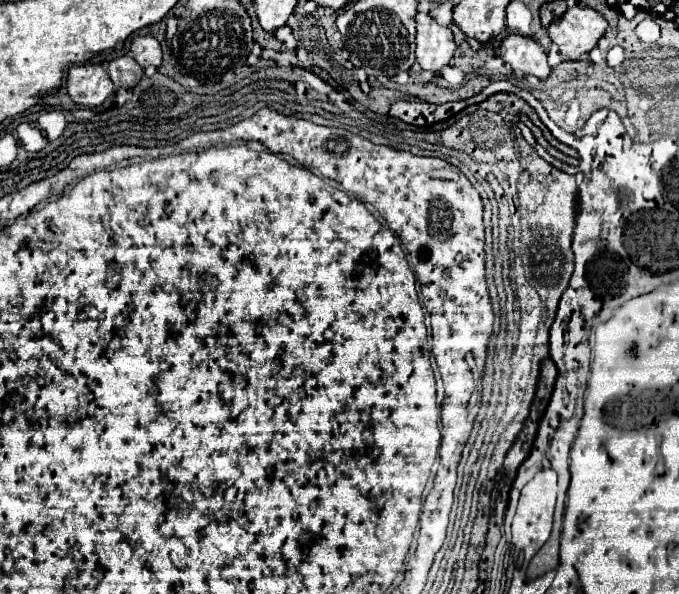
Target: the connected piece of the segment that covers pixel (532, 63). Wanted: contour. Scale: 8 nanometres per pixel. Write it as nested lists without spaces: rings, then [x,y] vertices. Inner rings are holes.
[[[508,35],[500,45],[500,57],[514,71],[522,71],[524,75],[534,75],[544,81],[550,75],[550,65],[546,59],[546,51],[540,43],[524,35]]]

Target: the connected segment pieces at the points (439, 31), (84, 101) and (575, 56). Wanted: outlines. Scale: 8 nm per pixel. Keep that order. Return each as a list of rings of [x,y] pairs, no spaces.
[[[416,15],[416,59],[422,69],[438,73],[446,67],[456,51],[454,35],[448,27],[438,25],[430,15]]]
[[[84,63],[70,67],[66,85],[72,101],[86,107],[102,105],[116,91],[106,69],[98,63]]]
[[[570,7],[560,19],[552,21],[552,25],[548,27],[548,33],[550,33],[550,39],[560,47],[562,59],[578,61],[582,55],[588,55],[596,47],[596,43],[604,35],[606,27],[608,27],[608,23],[598,11],[594,11],[590,7]]]

